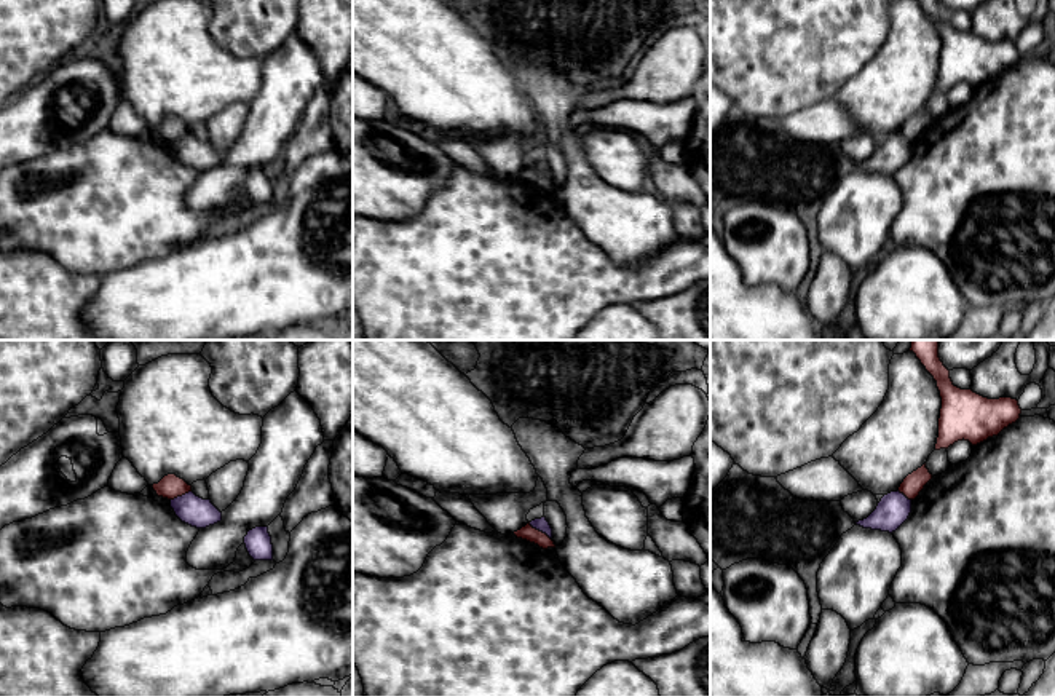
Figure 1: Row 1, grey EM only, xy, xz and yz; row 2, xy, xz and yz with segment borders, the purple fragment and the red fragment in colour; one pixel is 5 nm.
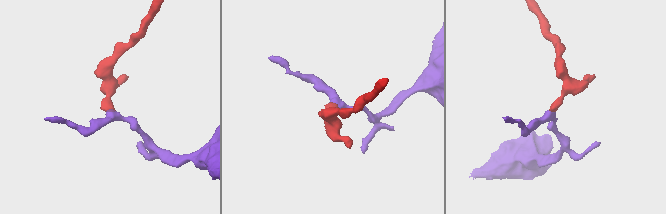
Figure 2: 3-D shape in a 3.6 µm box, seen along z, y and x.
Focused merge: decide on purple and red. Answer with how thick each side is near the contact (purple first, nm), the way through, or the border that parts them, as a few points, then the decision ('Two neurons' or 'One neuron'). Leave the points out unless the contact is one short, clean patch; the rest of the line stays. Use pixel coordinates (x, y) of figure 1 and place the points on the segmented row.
Thickness 70 nm (purple) against 70 nm. Boundary: xz (529, 522), (549, 538). Two neurons

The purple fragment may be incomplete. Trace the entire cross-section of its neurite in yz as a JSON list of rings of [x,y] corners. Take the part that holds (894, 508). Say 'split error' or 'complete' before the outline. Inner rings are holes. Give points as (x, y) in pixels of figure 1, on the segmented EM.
complete | [[[897,490],[884,495],[876,509],[855,524],[863,528],[892,533],[908,519],[910,512],[911,500]]]

